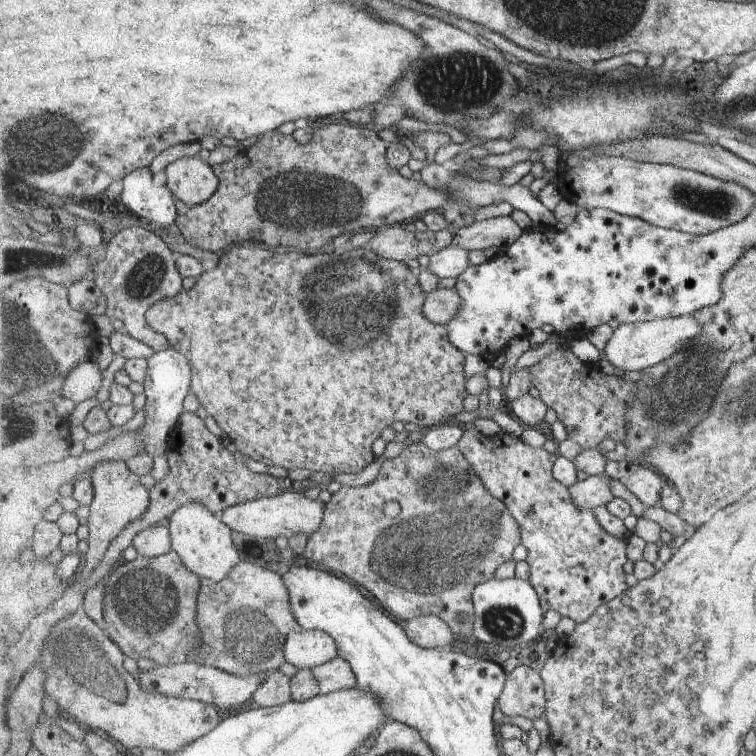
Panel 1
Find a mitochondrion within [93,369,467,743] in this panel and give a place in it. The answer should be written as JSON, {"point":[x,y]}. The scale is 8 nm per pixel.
{"point":[147,599]}

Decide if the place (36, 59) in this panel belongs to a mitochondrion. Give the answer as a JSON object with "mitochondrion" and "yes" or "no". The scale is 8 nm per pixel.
{"mitochondrion":"no"}

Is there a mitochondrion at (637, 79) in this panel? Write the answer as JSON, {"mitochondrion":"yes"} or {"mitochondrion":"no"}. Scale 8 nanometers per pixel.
{"mitochondrion":"no"}

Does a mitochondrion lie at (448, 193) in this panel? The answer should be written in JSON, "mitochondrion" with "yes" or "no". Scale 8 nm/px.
{"mitochondrion":"no"}

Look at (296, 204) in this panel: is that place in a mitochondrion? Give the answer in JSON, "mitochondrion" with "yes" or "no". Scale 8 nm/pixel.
{"mitochondrion":"yes"}

